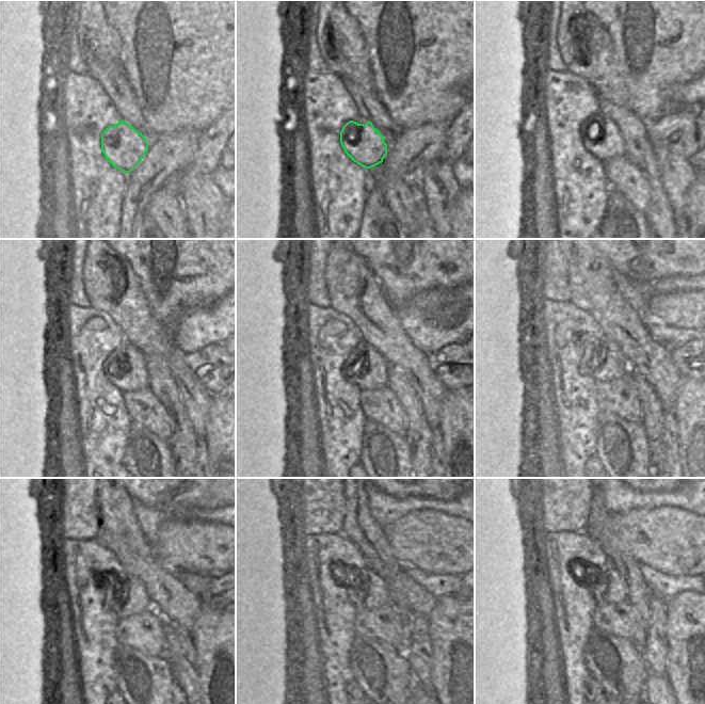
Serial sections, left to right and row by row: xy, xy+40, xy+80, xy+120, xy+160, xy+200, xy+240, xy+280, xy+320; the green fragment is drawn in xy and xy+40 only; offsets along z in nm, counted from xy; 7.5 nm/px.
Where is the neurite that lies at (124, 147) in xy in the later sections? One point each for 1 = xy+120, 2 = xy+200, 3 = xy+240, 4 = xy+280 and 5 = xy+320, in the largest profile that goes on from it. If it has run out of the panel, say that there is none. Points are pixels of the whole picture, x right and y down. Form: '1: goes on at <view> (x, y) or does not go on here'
1: goes on at xy+120 (133, 378)
2: goes on at xy+200 (615, 365)
3: goes on at xy+240 (132, 598)
4: goes on at xy+280 (373, 593)
5: goes on at xy+320 (612, 590)

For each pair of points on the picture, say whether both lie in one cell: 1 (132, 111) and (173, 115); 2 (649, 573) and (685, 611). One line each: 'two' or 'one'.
1: two
2: two

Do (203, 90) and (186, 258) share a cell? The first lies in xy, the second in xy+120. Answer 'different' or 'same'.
same

